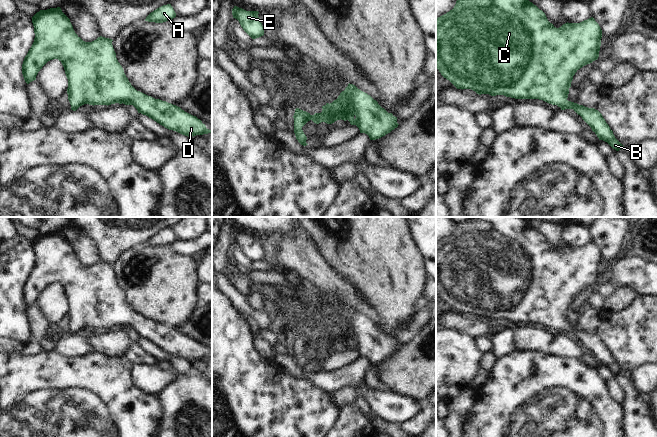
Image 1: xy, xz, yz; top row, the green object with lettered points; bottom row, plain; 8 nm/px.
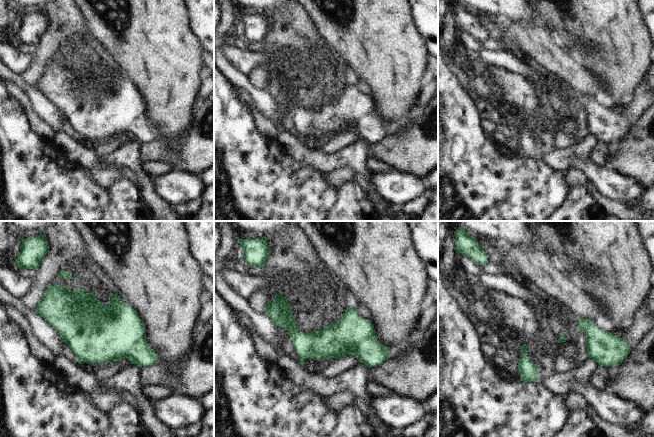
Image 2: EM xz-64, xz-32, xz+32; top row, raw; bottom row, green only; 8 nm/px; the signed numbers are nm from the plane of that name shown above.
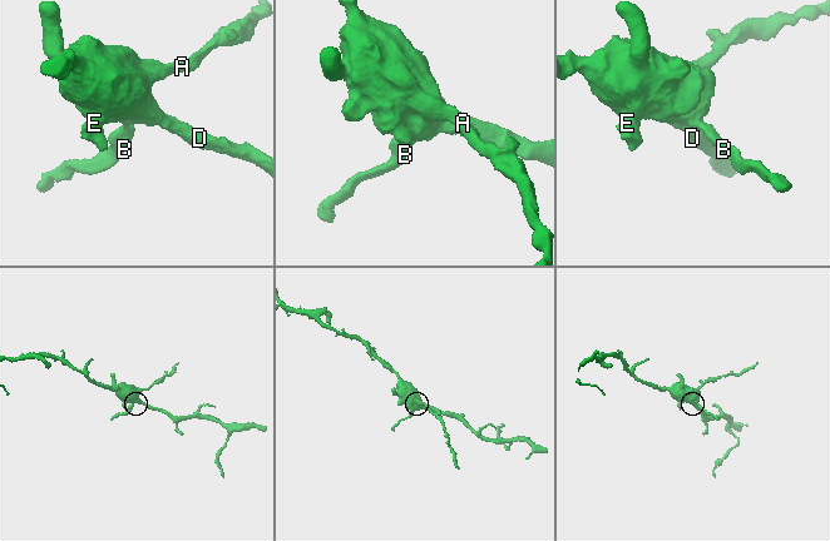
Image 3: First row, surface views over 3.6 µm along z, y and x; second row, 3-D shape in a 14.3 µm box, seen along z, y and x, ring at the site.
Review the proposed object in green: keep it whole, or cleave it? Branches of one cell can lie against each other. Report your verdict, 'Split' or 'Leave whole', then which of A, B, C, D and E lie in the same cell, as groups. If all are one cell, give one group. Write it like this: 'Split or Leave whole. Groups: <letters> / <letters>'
Leave whole. Groups: A B C D E

